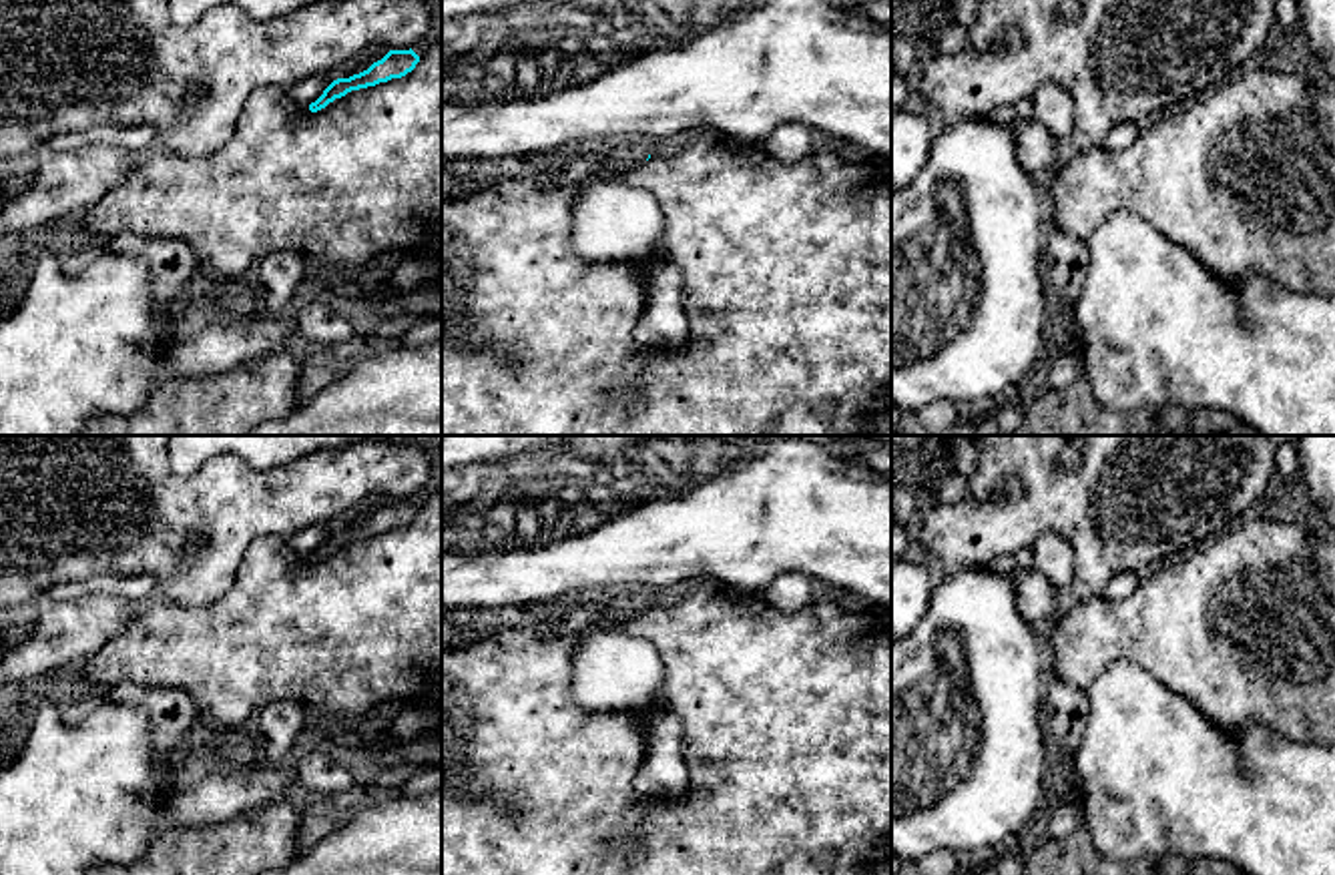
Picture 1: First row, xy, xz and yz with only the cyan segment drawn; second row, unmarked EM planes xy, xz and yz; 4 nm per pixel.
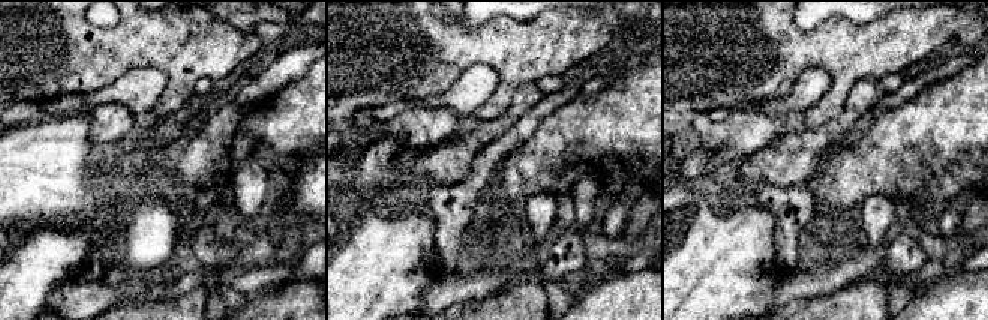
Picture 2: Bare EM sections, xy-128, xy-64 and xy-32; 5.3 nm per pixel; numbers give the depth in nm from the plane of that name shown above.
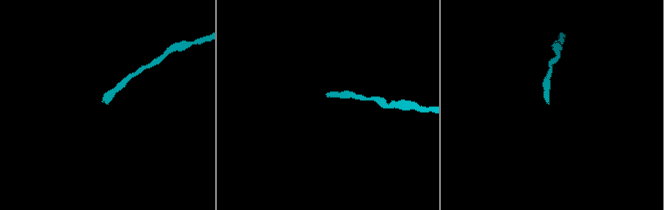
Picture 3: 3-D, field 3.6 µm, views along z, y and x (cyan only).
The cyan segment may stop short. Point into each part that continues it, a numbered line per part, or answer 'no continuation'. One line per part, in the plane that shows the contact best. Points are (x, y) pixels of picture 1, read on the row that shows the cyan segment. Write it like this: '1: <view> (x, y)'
1: xz (595, 157)

